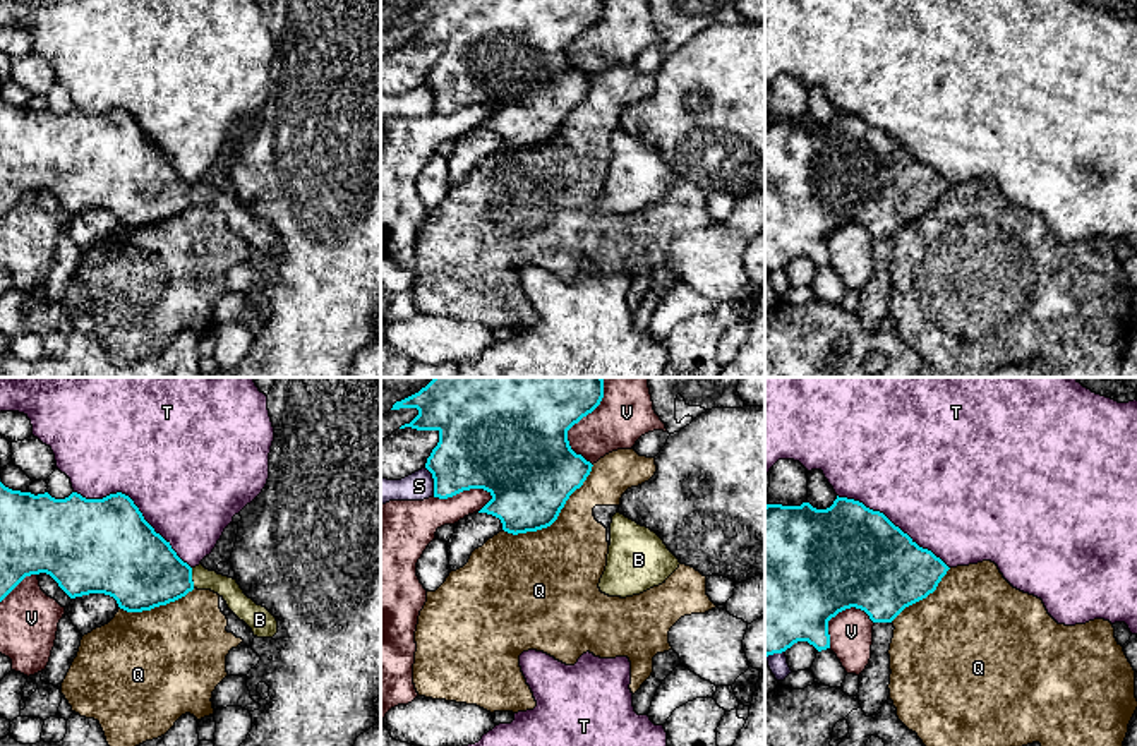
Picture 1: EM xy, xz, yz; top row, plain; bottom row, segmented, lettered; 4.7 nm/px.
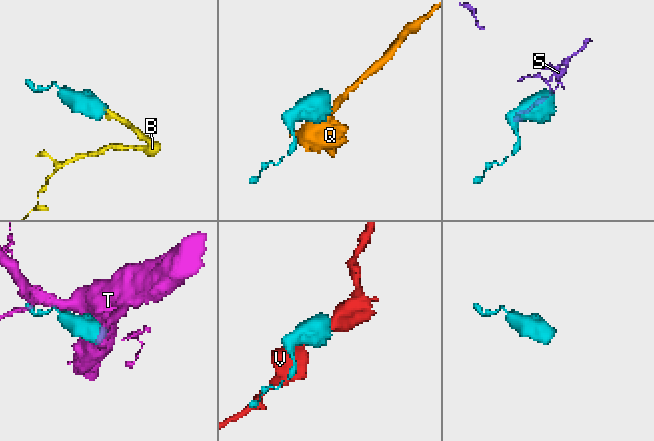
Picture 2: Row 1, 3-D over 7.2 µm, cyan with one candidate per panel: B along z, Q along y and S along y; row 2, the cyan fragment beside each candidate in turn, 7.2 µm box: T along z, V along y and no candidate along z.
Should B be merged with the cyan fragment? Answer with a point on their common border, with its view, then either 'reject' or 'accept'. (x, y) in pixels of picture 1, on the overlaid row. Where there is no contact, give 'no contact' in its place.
meets cyan in xy at (191, 578); accept

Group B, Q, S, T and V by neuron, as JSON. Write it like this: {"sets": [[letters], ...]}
{"sets": [["B"], ["Q"], ["S"], ["T"], ["V"]]}

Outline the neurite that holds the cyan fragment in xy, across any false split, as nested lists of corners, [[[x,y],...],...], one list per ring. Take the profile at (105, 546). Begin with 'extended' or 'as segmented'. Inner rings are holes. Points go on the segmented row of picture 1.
extended; [[[0,482],[0,602],[31,575],[46,573],[70,597],[105,593],[127,612],[151,611],[185,597],[194,588],[218,593],[228,609],[257,638],[278,633],[276,617],[249,599],[237,580],[183,563],[154,528],[144,520],[134,501],[122,494],[86,499],[72,492],[55,499],[48,492],[12,490]]]

